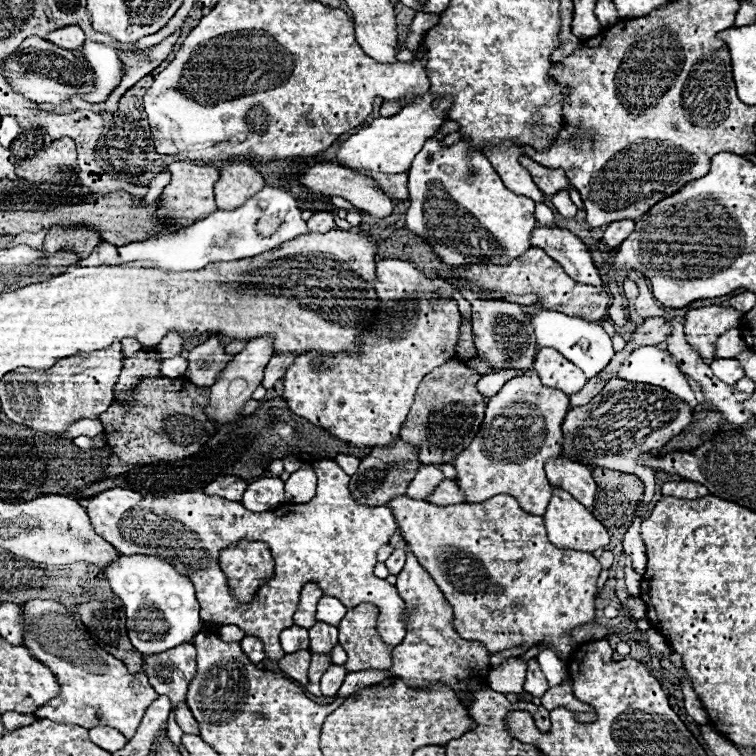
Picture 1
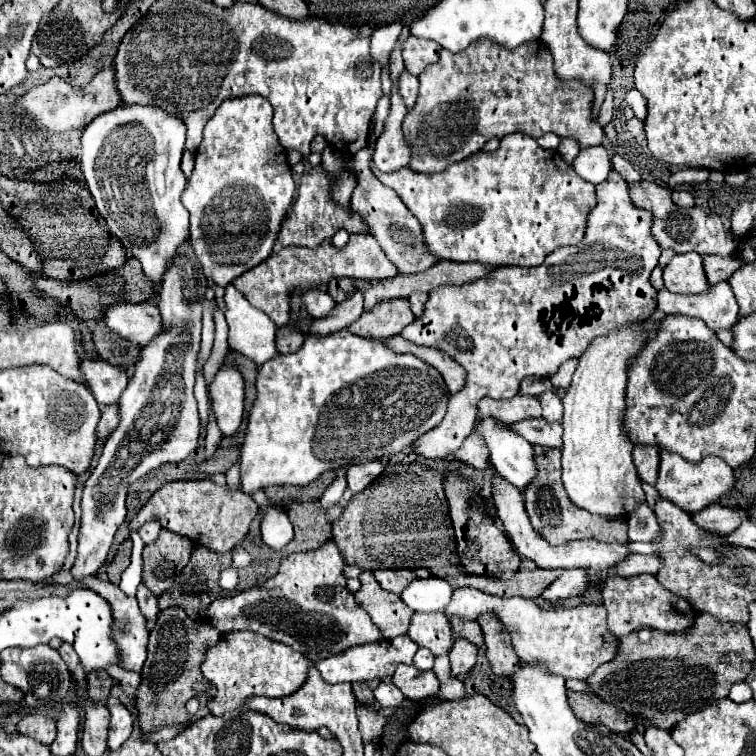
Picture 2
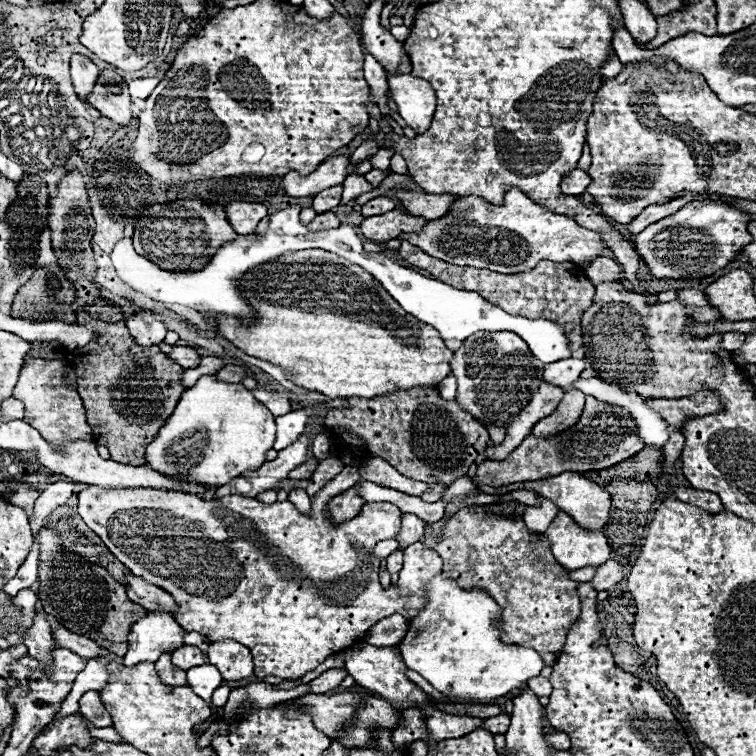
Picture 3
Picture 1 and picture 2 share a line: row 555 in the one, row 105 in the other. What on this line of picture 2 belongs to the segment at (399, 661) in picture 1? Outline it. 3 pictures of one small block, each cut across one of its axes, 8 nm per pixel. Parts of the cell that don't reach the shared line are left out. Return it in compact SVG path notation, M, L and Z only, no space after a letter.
M404 70L400 74L400 94L406 102L406 108L412 108L416 102L416 96L418 96L418 78L408 74L408 70Z

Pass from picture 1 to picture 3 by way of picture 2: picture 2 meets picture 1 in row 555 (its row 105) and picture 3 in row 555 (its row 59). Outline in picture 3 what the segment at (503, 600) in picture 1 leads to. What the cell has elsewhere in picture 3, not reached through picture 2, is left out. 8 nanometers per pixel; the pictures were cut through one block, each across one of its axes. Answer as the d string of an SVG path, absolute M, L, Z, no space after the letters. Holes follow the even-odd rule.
M466 506L446 522L428 524L424 532L424 542L426 546L434 548L444 560L444 574L448 578L458 580L462 588L482 588L496 602L500 602L502 608L500 628L504 630L502 640L506 644L520 644L520 646L534 648L546 664L554 664L560 658L562 646L566 642L566 634L580 614L580 598L576 592L578 582L570 580L568 570L564 570L552 558L550 544L546 542L544 534L534 534L526 530L520 518L500 518L486 512L482 506ZM434 534L440 534L442 538L436 540ZM462 574L472 574L472 576L462 576Z

